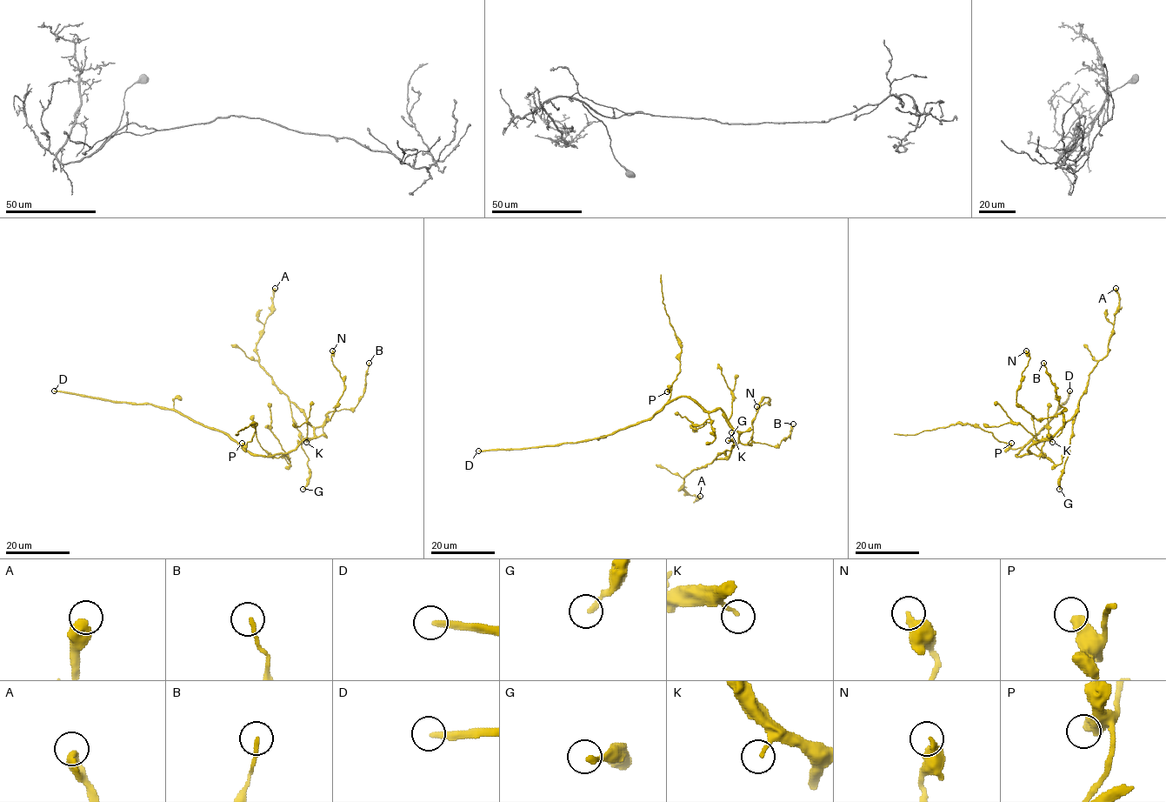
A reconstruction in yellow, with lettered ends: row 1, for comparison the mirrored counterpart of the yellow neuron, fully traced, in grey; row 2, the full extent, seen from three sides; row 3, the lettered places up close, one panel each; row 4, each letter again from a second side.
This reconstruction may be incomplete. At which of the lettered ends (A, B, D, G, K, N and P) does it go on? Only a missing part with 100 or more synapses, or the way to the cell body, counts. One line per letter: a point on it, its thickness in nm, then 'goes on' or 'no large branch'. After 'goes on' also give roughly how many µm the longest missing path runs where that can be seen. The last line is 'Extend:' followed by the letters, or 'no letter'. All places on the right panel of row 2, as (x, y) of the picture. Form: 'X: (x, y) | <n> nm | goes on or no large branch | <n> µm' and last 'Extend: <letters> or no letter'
A: (1116, 288) | 400 nm | no large branch
B: (1043, 363) | 170 nm | no large branch
D: (1069, 390) | 260 nm | goes on | 200 µm
G: (1059, 489) | 240 nm | no large branch
K: (1052, 442) | 150 nm | no large branch
N: (1026, 350) | 340 nm | no large branch
P: (1011, 443) | 440 nm | no large branch
Extend: D

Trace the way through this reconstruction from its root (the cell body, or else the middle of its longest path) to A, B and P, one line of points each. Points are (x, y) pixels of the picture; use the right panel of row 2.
A: (1026, 454), (1076, 413), (1089, 374), (1108, 352), (1119, 301), (1116, 288)
B: (1026, 454), (1063, 426), (1066, 409), (1058, 403), (1043, 363)
P: (1026, 454), (1016, 456), (1020, 449), (1011, 448), (1011, 443)

